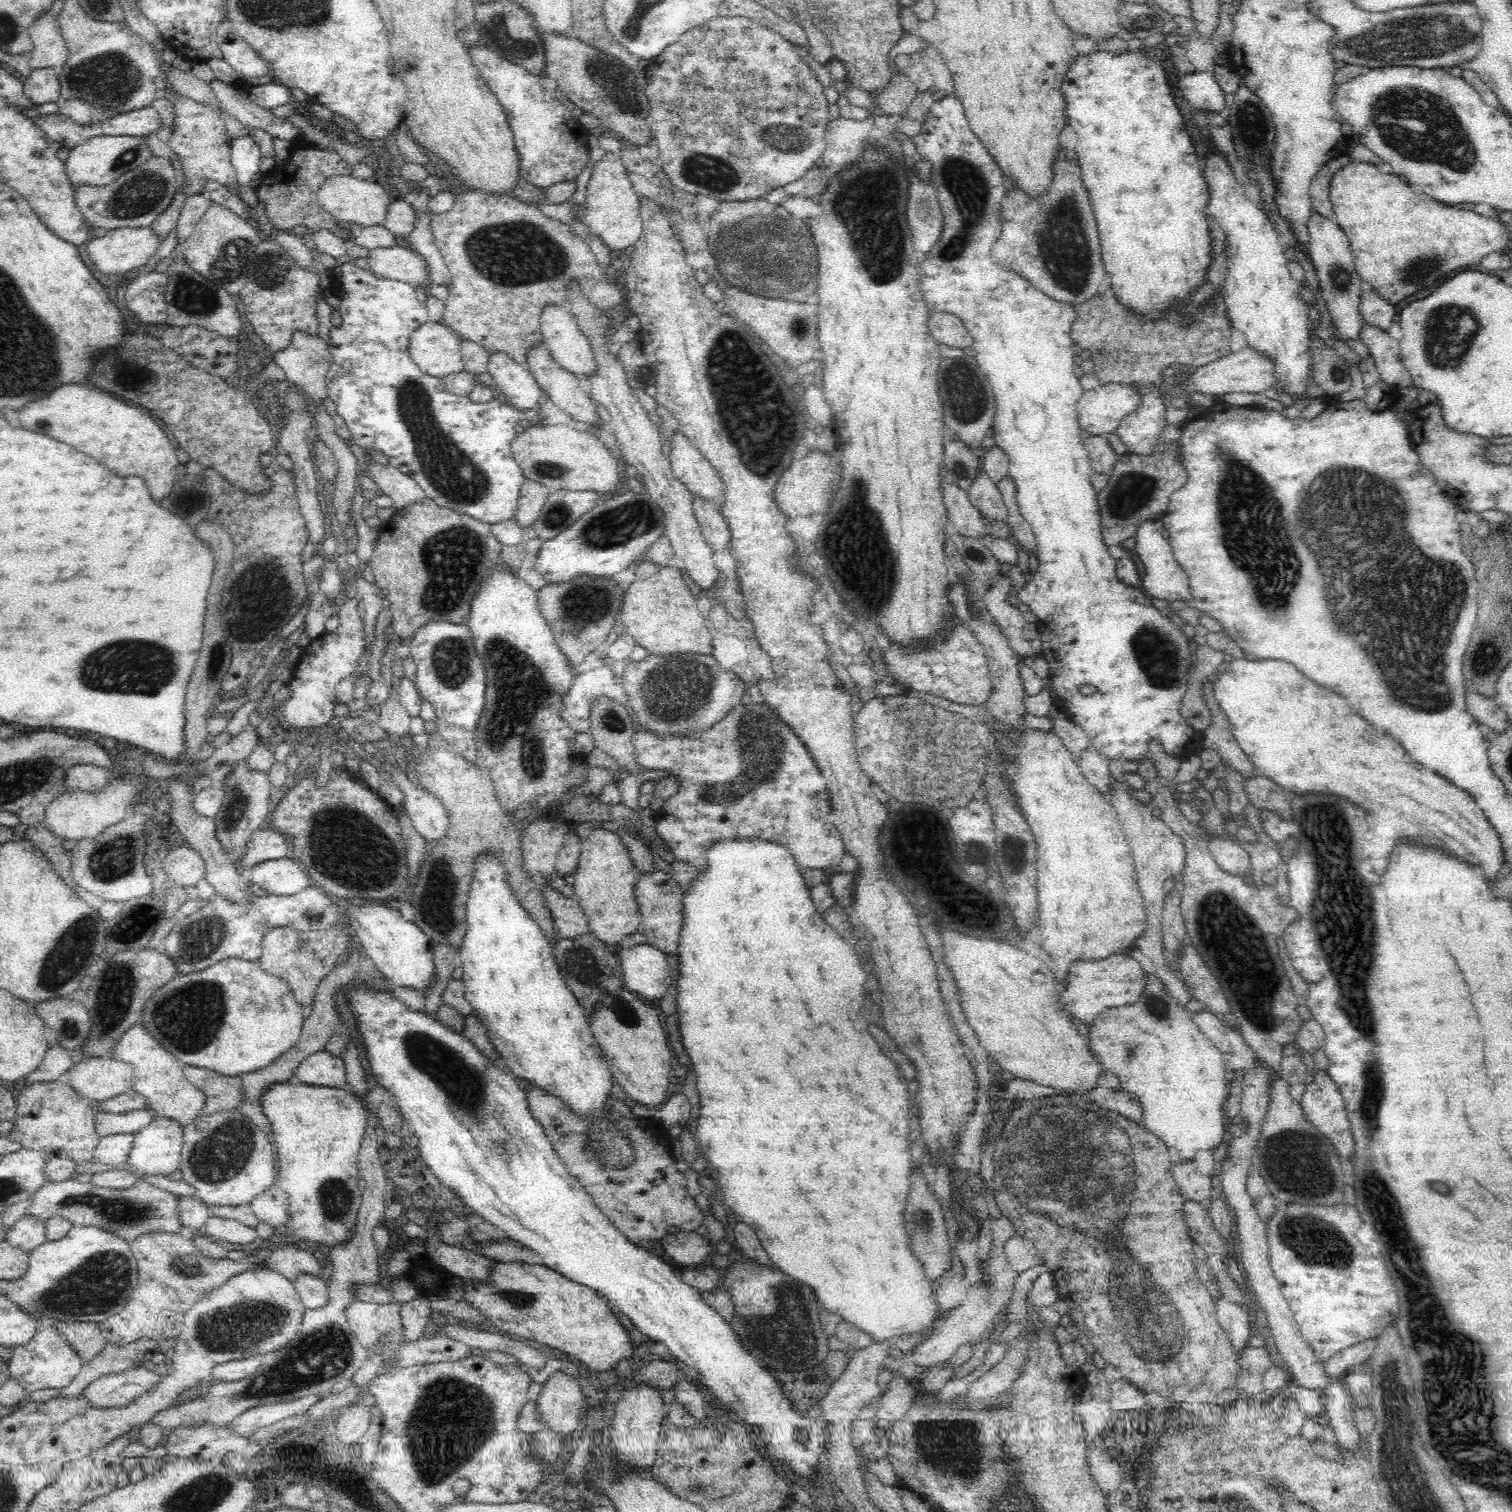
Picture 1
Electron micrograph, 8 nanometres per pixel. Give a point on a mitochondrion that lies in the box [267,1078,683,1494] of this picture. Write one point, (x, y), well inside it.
(453, 1419)

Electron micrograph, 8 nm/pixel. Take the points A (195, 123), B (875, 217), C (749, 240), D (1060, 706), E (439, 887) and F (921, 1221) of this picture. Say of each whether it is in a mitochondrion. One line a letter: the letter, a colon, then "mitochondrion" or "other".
A: other
B: mitochondrion
C: mitochondrion
D: other
E: mitochondrion
F: mitochondrion

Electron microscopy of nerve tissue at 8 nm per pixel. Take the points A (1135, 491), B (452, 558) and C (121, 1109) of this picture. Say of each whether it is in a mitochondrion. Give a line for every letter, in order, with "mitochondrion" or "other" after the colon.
A: mitochondrion
B: mitochondrion
C: other

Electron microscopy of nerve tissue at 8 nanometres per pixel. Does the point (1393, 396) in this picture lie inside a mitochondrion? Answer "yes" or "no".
no

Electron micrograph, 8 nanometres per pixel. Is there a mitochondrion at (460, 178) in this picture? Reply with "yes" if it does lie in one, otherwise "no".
no

